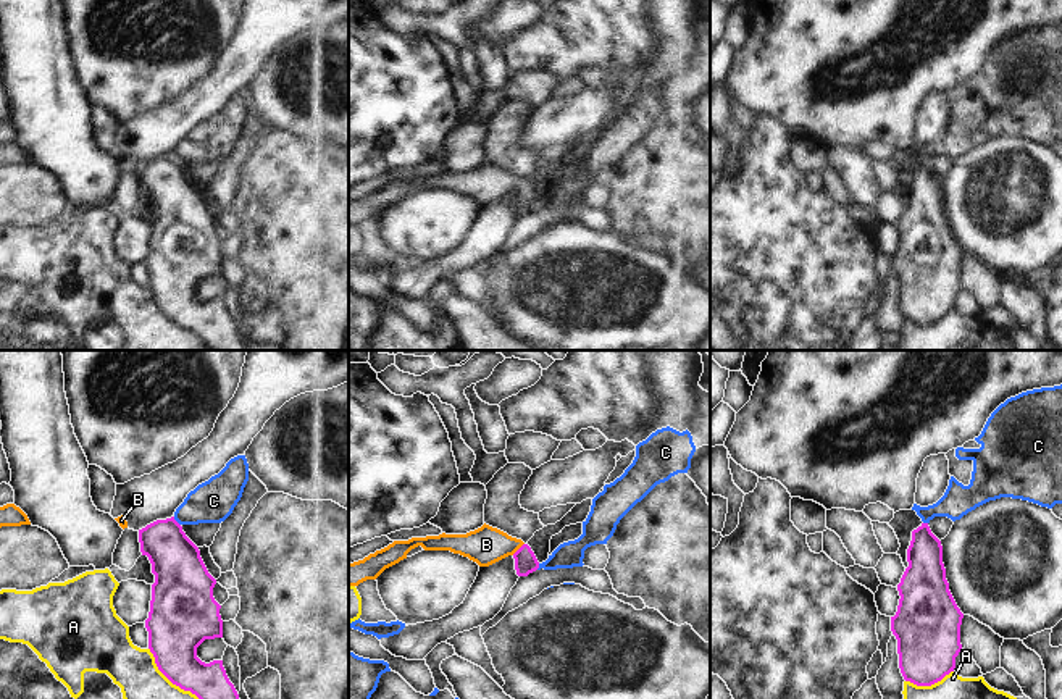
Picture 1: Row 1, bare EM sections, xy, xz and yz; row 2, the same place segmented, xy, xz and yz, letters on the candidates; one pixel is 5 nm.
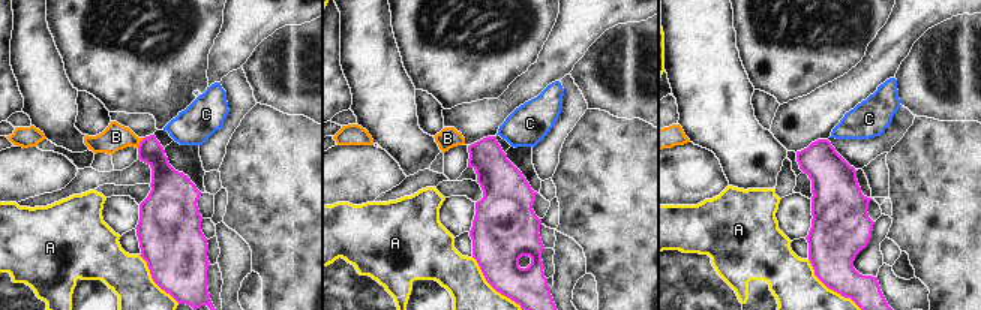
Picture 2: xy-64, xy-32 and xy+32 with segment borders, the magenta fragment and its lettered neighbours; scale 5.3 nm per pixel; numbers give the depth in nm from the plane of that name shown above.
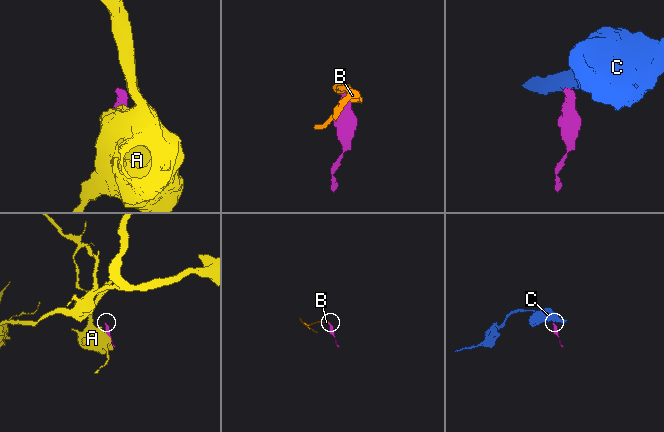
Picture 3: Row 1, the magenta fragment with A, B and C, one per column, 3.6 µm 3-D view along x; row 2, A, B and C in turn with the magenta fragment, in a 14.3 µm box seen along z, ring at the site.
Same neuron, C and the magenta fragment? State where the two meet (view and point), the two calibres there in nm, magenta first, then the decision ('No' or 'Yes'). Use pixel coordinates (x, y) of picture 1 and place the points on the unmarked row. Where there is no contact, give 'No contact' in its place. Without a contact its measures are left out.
Touches magenta at xy (176, 160). Thickness 260 nm (magenta) against 220 nm. No.

